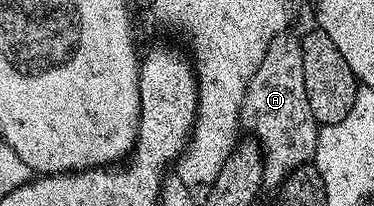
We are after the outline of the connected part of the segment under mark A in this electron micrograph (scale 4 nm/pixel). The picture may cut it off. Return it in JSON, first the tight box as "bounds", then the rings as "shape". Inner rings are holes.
{"bounds":[240,31,320,190],"shape":[[[292,31],[280,33],[272,40],[266,59],[262,59],[258,71],[254,71],[254,79],[250,79],[246,87],[240,124],[260,143],[264,154],[265,190],[275,190],[299,165],[313,160],[320,130],[306,99],[300,37]]]}

